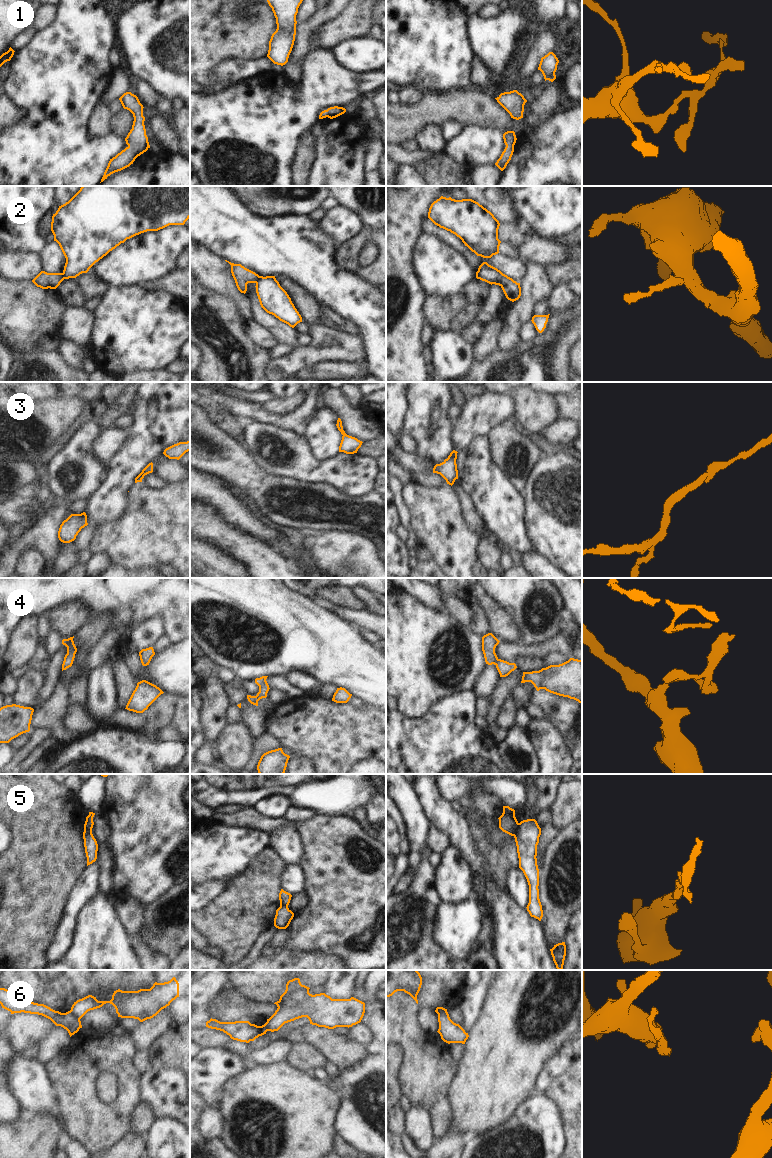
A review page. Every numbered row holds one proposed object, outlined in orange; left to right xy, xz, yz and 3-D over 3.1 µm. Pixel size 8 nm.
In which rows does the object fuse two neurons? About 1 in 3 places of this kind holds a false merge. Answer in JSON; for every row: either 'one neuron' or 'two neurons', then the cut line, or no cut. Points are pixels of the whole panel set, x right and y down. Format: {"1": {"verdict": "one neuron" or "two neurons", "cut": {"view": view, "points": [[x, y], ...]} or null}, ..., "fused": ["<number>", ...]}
{"1": {"verdict": "one neuron", "cut": null}, "2": {"verdict": "two neurons", "cut": {"view": "xz", "points": [[260, 276], [255, 282]]}}, "3": {"verdict": "one neuron", "cut": null}, "4": {"verdict": "one neuron", "cut": null}, "5": {"verdict": "two neurons", "cut": {"view": "yz", "points": [[519, 823], [514, 836]]}}, "6": {"verdict": "two neurons", "cut": {"view": "xy", "points": [[70, 1010], [79, 1019]]}}, "fused": ["2", "5", "6"]}

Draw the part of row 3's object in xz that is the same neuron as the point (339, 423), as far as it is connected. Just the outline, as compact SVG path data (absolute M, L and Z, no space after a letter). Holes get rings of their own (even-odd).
M338 418L336 426L338 430L341 432L341 434L343 435L339 446L339 452L344 452L346 454L357 453L358 449L361 447L363 442L345 433L340 418Z

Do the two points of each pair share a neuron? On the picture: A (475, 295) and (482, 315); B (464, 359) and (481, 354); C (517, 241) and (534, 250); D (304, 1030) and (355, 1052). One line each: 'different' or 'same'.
A: different
B: different
C: different
D: same

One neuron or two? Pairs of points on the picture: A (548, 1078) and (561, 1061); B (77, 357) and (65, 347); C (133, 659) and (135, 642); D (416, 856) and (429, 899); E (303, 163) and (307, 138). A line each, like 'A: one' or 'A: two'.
A: one
B: one
C: two
D: two
E: one

